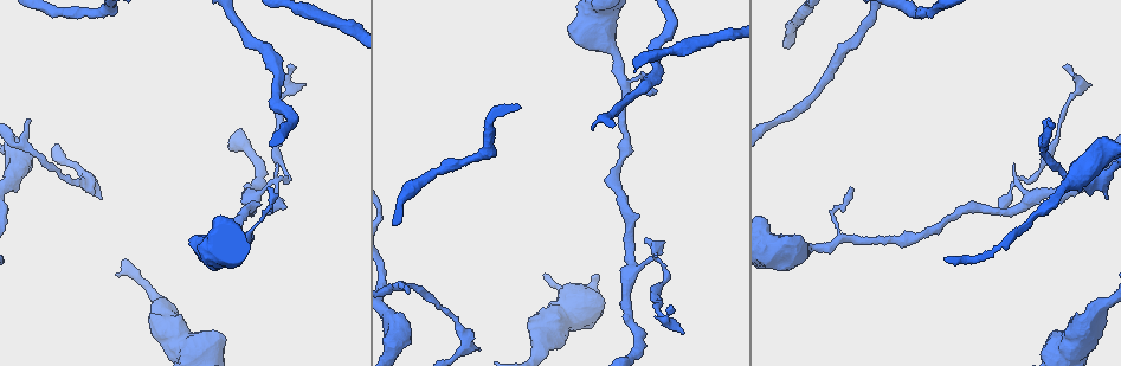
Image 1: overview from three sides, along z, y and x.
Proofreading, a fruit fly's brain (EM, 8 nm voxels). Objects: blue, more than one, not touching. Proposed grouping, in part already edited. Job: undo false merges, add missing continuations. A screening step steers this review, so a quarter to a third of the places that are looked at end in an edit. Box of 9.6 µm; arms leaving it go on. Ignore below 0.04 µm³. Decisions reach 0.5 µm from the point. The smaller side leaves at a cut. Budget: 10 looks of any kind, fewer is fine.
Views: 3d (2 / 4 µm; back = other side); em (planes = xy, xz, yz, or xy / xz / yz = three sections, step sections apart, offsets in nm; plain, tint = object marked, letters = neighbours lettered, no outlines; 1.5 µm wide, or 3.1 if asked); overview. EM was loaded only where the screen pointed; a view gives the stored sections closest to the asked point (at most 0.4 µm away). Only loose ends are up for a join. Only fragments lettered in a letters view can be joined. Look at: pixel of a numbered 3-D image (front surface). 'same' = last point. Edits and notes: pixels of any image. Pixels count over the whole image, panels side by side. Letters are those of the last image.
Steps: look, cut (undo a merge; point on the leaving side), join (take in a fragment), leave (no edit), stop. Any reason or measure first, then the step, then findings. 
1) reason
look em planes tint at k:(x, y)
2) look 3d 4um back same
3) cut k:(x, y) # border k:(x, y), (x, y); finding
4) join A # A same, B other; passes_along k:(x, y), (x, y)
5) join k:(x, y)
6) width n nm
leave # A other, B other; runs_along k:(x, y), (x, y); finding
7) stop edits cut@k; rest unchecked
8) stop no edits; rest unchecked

sharp bend
look em planes letters at 1:(658, 259)

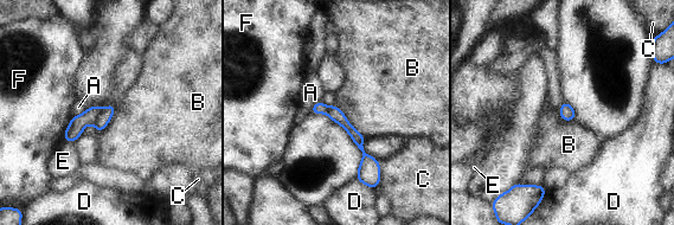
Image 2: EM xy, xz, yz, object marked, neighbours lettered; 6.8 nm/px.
cut 2:(106, 114) # A other, B other, C other, D other, E other, F other; border 2:(101, 109), (94, 121); two neurons meet here

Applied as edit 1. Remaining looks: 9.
look em planes tint at 1:(479, 348)

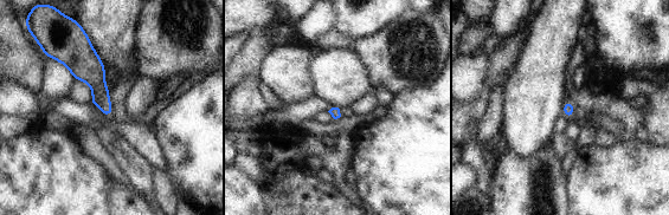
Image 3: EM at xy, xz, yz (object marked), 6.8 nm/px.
look em planes letters same

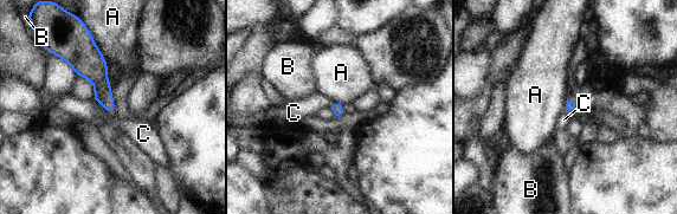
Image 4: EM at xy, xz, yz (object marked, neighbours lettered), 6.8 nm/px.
longest_contact A 300 nm
leave # A other, B other, C other; border 4:(86, 28), (107, 65); no lettered fragment goes on from it

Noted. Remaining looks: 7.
free end
look em planes tint at 1:(1048, 118)

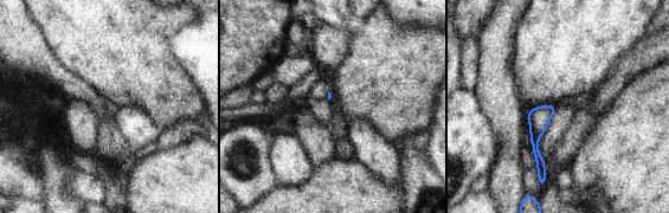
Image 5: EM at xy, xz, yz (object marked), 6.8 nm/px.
look em planes letters same

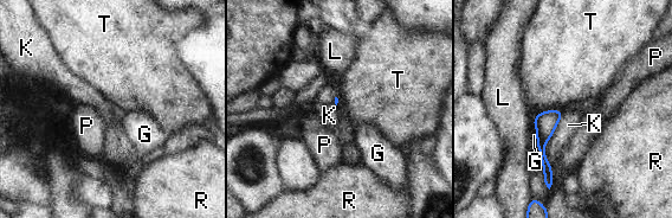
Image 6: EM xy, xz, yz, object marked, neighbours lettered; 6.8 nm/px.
longest_contact K 400 nm
leave # G other, K other, L other, P other, R other, T other; runs_along 6:(559, 113), (541, 141), (548, 181); no lettered fragment goes on from it

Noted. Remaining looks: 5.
stop edits cut@2; rest unchecked

